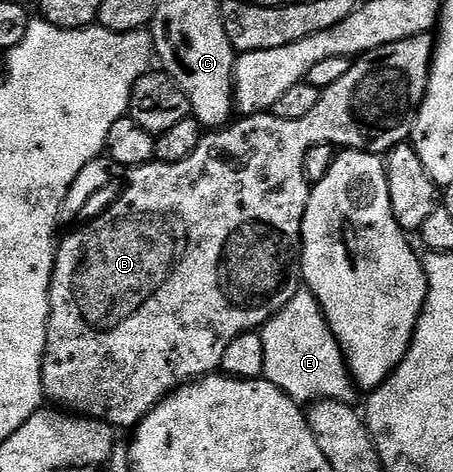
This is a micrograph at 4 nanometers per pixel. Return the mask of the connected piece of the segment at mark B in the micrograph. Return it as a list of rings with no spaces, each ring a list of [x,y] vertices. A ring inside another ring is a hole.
[[[430,36],[401,39],[401,43],[389,43],[385,47],[377,47],[373,51],[356,57],[351,62],[349,71],[333,83],[333,87],[322,90],[309,115],[301,119],[277,119],[274,113],[254,113],[252,117],[240,116],[234,123],[220,127],[214,131],[204,132],[201,143],[197,143],[197,151],[189,155],[189,159],[181,159],[177,163],[165,163],[154,160],[149,165],[136,169],[128,169],[122,174],[124,189],[115,193],[104,204],[102,211],[88,215],[74,222],[78,229],[87,227],[89,220],[93,223],[105,221],[115,223],[115,227],[107,227],[107,231],[73,231],[75,243],[67,243],[65,247],[55,250],[55,269],[51,272],[51,290],[49,291],[49,315],[47,316],[47,349],[43,353],[43,396],[48,402],[62,407],[75,415],[93,417],[97,421],[105,421],[112,427],[130,430],[138,426],[147,416],[152,405],[174,393],[180,385],[197,381],[201,377],[214,374],[220,368],[222,355],[233,340],[242,333],[262,330],[267,320],[289,299],[293,299],[296,291],[294,284],[287,285],[291,272],[296,272],[301,242],[303,239],[303,220],[307,204],[311,198],[312,186],[305,179],[305,155],[318,145],[333,145],[370,151],[376,155],[386,155],[393,147],[404,144],[410,138],[411,128],[415,122],[415,113],[427,90],[427,79],[431,74],[431,55],[433,41]]]

